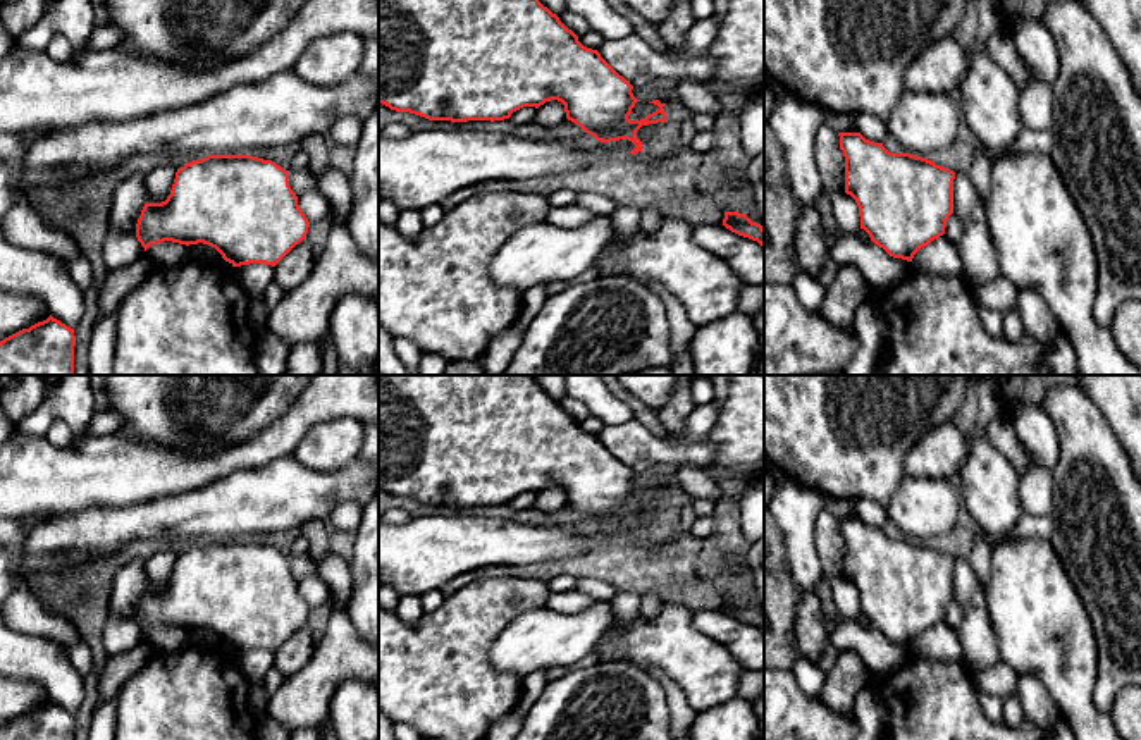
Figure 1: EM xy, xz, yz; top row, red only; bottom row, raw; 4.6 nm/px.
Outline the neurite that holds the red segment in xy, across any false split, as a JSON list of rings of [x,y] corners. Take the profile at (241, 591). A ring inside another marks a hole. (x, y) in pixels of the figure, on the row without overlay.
[[[207,540],[177,554],[170,580],[162,589],[145,589],[136,623],[145,633],[163,626],[208,630],[232,652],[265,649],[275,652],[306,625],[310,607],[289,571],[289,556],[251,540]]]

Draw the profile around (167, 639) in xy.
[[[163,626],[151,630],[145,640],[153,647],[155,652],[176,652],[191,644],[186,630]]]

